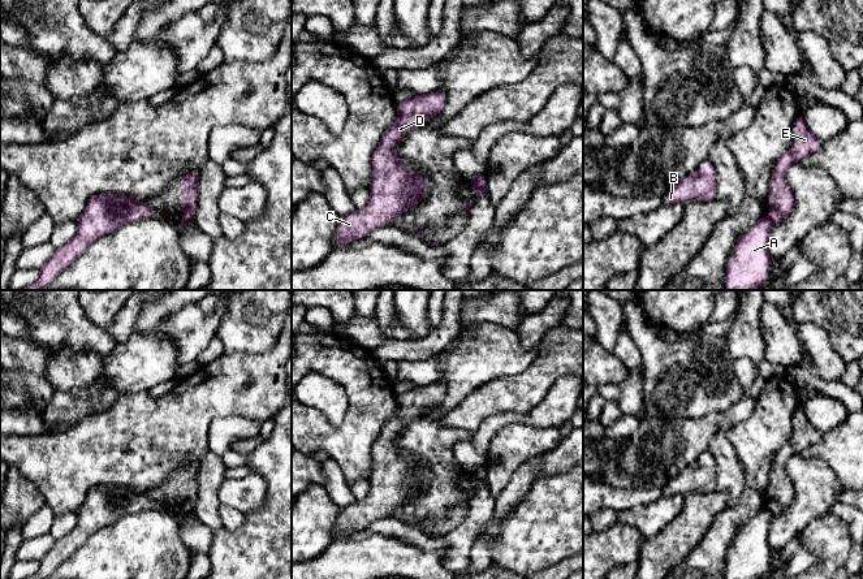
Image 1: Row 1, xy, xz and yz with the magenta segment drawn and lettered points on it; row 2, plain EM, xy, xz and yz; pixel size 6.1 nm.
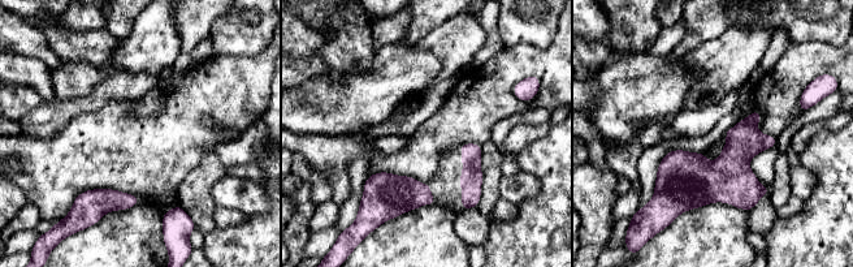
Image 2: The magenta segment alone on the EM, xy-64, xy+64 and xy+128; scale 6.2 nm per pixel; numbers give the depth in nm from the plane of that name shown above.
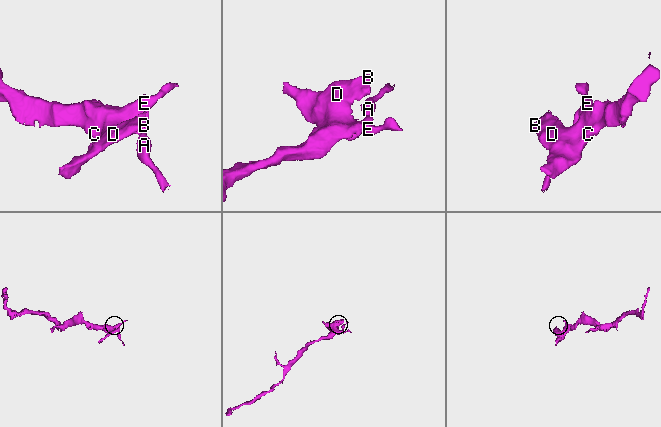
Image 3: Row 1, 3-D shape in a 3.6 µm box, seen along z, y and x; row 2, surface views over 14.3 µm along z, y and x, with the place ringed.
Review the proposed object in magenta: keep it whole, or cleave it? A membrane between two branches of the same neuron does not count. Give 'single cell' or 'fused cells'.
fused cells

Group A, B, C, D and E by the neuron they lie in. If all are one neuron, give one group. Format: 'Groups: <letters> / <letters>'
Groups: A / B C D E

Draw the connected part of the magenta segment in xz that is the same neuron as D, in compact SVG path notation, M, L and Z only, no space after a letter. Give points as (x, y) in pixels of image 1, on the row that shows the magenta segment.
M440 90L394 101L397 121L384 131L372 154L370 199L363 208L340 217L335 249L350 249L346 243L350 239L363 239L379 228L396 226L394 221L426 196L428 178L420 182L419 170L402 165L396 146L407 131L439 114L445 103L446 94Z

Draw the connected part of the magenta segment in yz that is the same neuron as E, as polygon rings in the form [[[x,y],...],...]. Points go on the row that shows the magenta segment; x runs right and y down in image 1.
[[[797,116],[793,124],[794,144],[776,163],[769,185],[769,219],[778,224],[790,216],[795,208],[795,196],[786,182],[786,172],[790,165],[802,161],[820,146],[820,141],[808,130],[802,116]]]

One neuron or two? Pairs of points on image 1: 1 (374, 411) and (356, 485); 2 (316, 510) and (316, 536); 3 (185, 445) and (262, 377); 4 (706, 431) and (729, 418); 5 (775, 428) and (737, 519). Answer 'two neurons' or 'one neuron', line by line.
1: two neurons
2: one neuron
3: one neuron
4: one neuron
5: one neuron

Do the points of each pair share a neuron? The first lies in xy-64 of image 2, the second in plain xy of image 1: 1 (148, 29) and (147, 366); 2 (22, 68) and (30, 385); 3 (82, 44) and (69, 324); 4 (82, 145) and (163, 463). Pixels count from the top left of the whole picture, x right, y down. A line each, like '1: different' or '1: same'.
1: same
2: different
3: same
4: same

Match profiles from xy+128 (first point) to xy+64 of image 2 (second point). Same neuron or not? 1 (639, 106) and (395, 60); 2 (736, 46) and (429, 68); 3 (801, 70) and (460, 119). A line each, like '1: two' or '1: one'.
1: one
2: two
3: one

